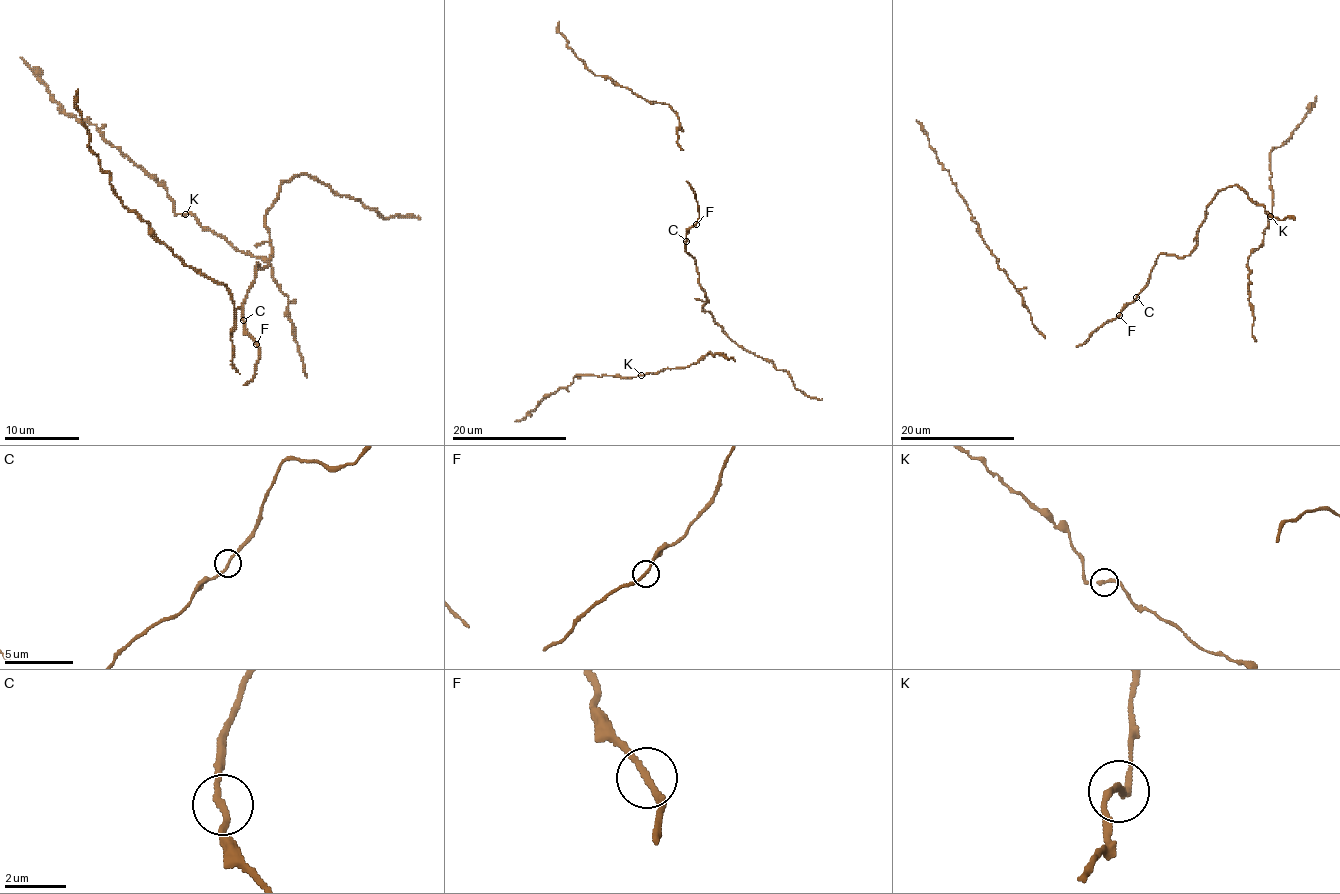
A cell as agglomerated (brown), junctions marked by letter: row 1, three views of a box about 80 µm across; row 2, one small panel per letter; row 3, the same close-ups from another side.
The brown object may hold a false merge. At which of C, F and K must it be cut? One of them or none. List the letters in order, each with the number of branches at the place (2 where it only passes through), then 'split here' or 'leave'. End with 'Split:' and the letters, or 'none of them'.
C: branches 2; leave
F: branches 2; leave
K: branches 2; leave
Split: none of them

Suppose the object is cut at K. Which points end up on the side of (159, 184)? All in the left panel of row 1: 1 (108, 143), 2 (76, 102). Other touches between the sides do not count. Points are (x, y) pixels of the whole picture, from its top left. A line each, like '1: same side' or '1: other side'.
1: same side
2: other side

